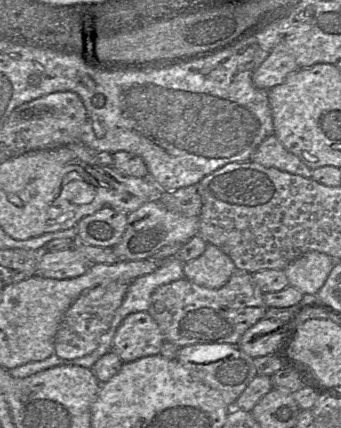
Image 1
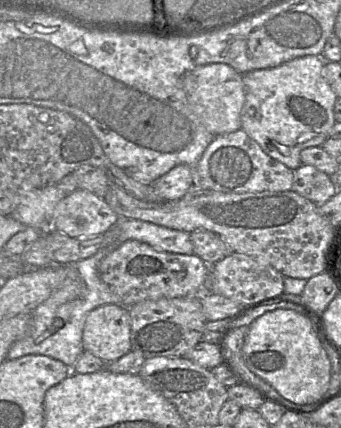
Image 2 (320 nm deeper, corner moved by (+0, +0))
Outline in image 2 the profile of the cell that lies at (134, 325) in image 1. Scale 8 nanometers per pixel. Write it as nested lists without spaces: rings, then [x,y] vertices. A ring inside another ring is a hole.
[[[105,304],[86,317],[82,344],[106,363],[115,361],[132,350],[129,307]]]

